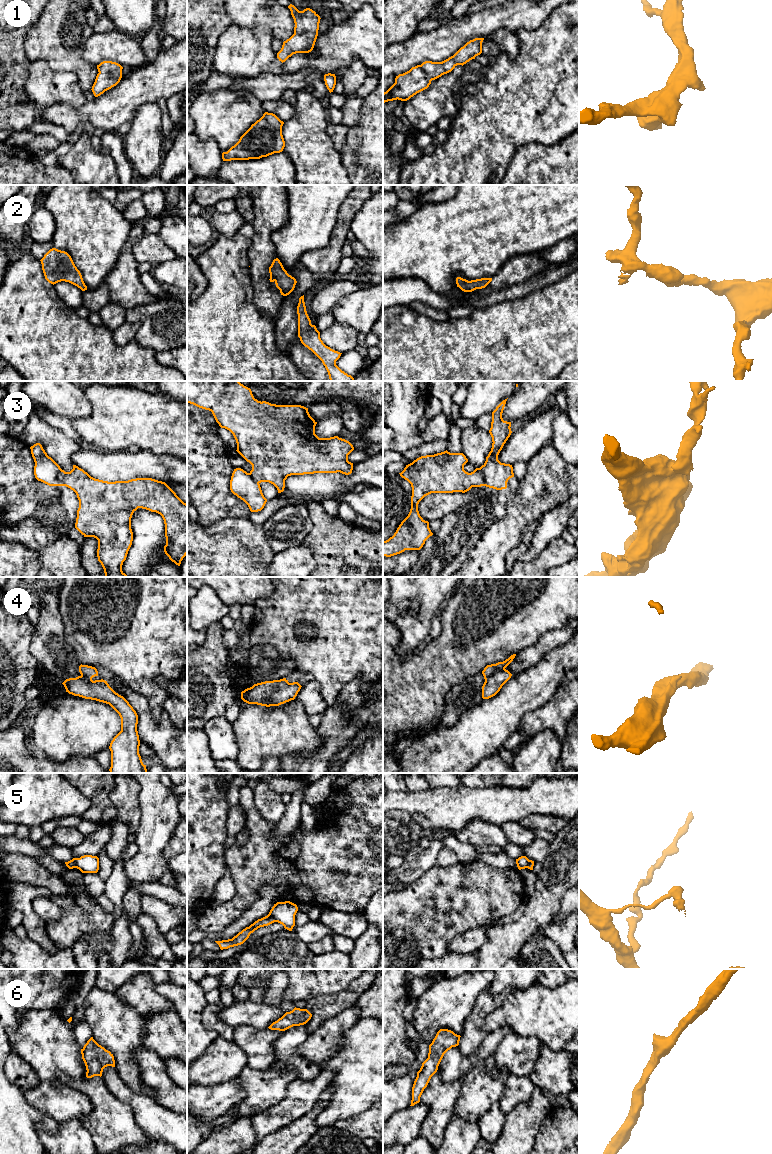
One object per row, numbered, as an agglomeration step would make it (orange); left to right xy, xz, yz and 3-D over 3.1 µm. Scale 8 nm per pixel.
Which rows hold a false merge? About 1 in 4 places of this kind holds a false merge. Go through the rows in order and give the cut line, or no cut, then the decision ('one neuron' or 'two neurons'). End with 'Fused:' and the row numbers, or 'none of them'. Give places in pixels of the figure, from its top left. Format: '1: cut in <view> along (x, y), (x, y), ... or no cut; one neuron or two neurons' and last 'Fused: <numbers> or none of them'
1: no cut; one neuron
2: no cut; one neuron
3: cut in yz along (478, 468), (482, 474), (483, 485); two neurons
4: cut in yz along (504, 668), (496, 670), (485, 679); two neurons
5: cut in xy along (73, 858), (73, 863), (77, 867); two neurons
6: no cut; one neuron
Fused: 3, 4, 5

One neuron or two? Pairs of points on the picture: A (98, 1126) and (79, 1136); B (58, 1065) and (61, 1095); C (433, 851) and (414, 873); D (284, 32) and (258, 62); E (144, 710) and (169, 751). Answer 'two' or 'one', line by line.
A: two
B: two
C: one
D: two
E: one

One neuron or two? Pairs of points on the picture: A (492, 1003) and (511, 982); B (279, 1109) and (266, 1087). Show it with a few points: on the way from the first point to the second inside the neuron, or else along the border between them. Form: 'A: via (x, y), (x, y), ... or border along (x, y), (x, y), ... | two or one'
A: border along (488, 987), (494, 994), (501, 994), (512, 990) | two
B: border along (288, 1083), (286, 1095), (281, 1100), (254, 1114) | two

